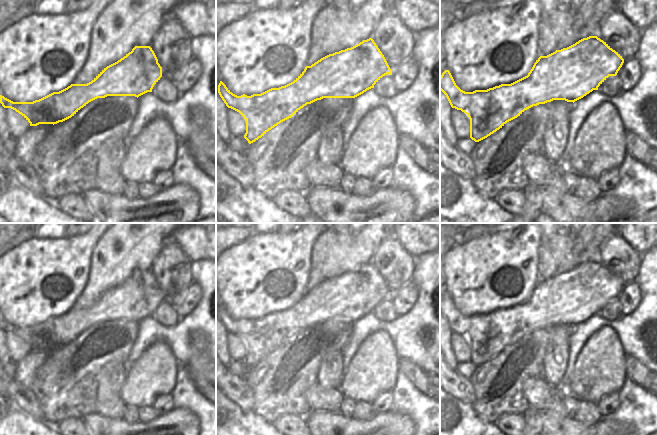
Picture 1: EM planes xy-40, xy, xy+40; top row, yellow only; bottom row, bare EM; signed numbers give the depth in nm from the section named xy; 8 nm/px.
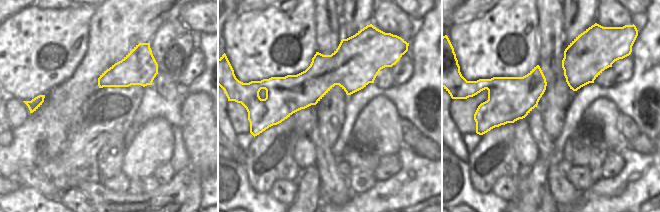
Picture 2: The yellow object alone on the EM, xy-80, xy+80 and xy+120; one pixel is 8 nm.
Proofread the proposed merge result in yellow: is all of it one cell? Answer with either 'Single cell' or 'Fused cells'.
Single cell.

